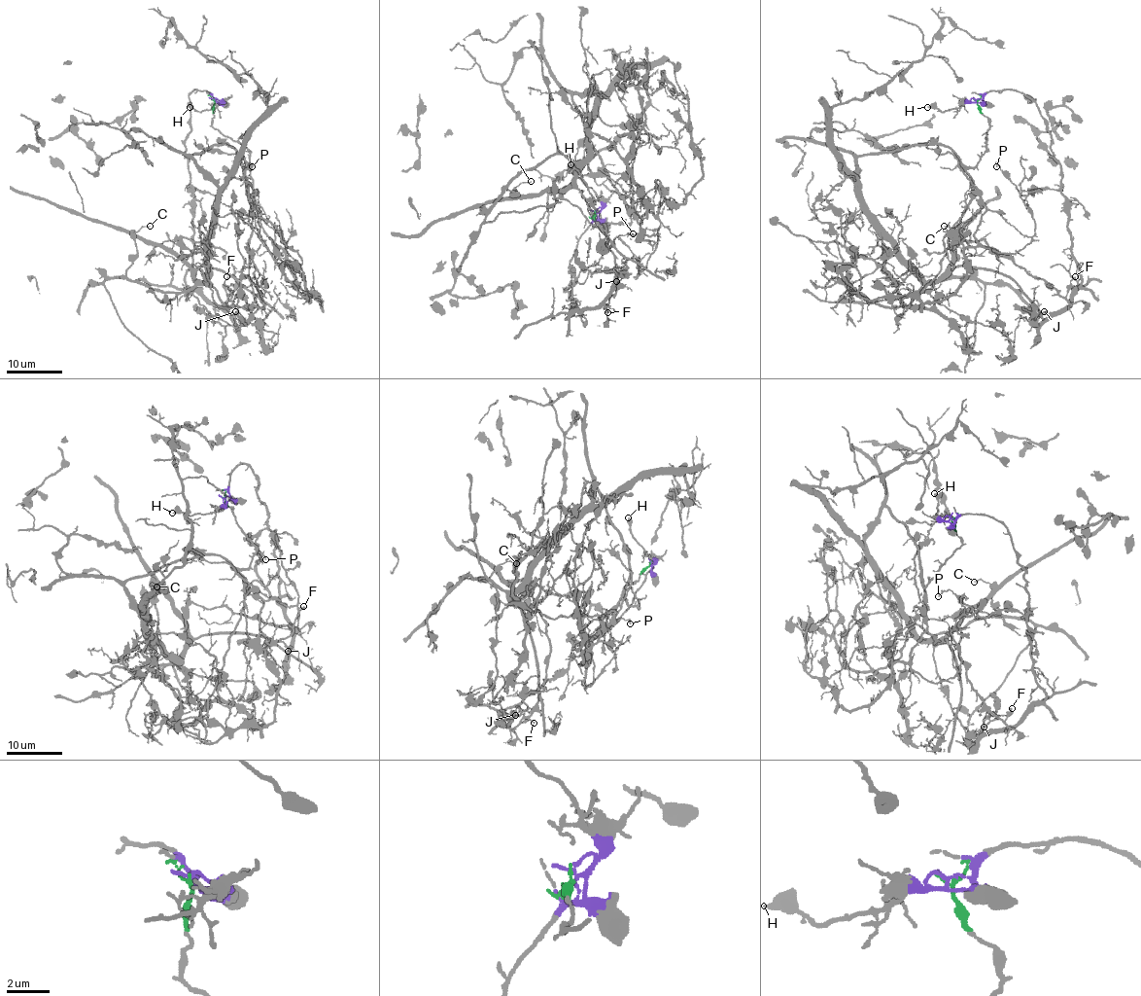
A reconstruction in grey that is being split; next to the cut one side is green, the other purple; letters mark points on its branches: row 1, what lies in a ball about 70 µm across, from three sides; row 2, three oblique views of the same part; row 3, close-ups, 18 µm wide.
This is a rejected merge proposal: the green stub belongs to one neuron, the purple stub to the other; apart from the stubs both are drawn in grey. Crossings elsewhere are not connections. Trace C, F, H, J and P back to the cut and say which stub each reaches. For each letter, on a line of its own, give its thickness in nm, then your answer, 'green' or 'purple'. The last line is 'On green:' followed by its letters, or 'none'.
C: 100 nm thick; green
F: 140 nm thick; purple
H: 380 nm thick; purple
J: 150 nm thick; purple
P: 130 nm thick; purple
On green: C

